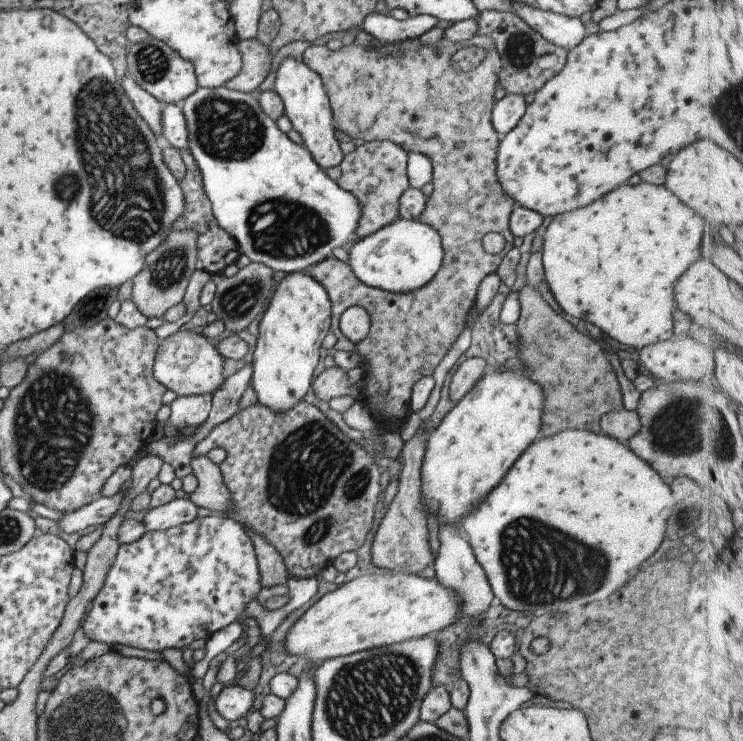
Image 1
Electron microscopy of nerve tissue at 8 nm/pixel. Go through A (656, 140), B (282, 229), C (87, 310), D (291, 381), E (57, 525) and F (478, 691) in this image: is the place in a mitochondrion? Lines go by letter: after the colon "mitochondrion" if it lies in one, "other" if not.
A: other
B: mitochondrion
C: mitochondrion
D: other
E: other
F: other

